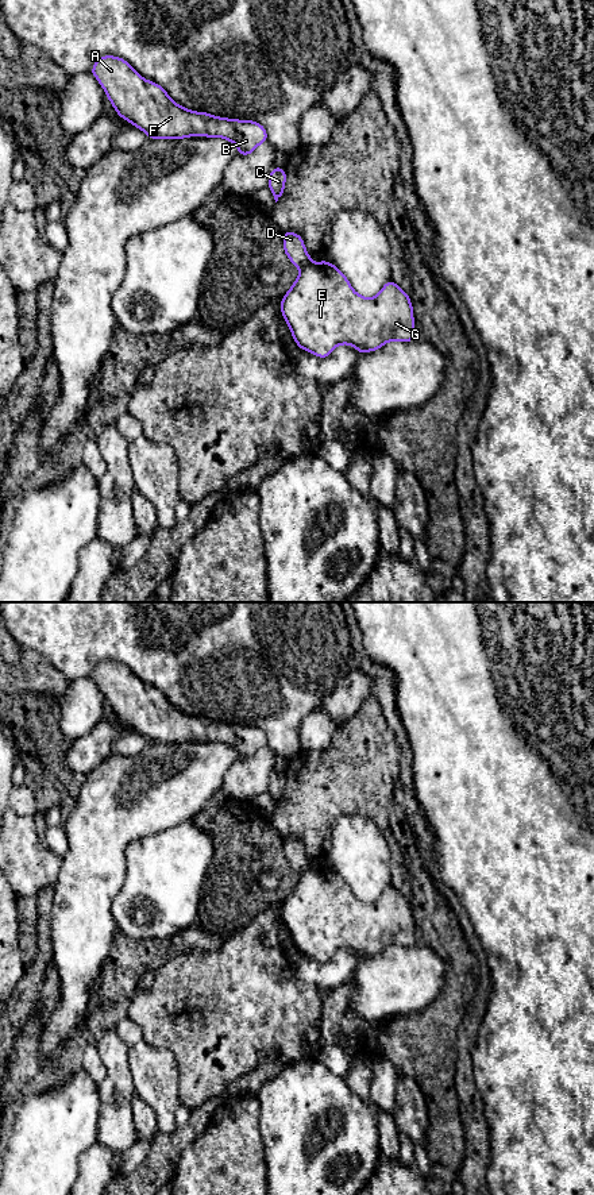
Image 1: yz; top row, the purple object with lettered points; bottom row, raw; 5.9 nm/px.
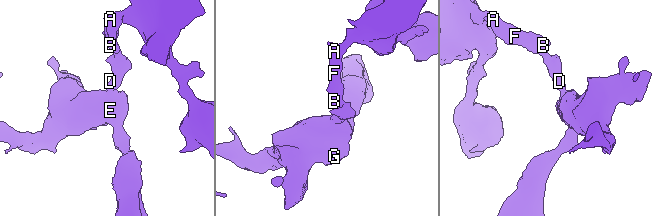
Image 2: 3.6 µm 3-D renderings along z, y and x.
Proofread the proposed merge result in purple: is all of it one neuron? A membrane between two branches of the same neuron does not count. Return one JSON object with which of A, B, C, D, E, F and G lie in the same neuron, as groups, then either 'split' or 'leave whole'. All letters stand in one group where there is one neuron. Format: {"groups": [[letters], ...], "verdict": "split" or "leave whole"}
{"groups": [["A", "B", "C", "D", "E", "F", "G"]], "verdict": "leave whole"}

